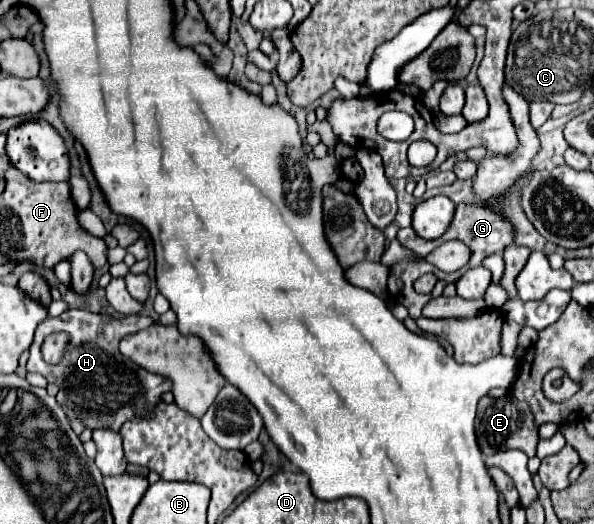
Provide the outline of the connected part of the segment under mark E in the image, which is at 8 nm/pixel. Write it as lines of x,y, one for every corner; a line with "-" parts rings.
491,396
481,398
477,408
477,418
475,418
475,434
483,456
517,448
517,450
523,450
529,458
533,458
539,442
537,426
533,424
533,414
529,412
529,404
513,398
491,398

